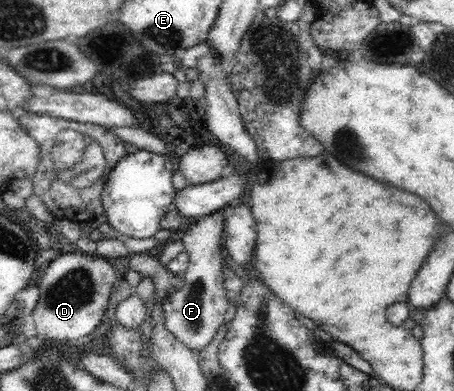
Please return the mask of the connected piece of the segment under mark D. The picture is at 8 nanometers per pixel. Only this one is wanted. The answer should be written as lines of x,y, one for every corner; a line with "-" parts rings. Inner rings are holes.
60,253
47,266
38,288
40,297
34,310
35,336
43,341
79,344
103,320
109,306
117,272
110,261
87,253

